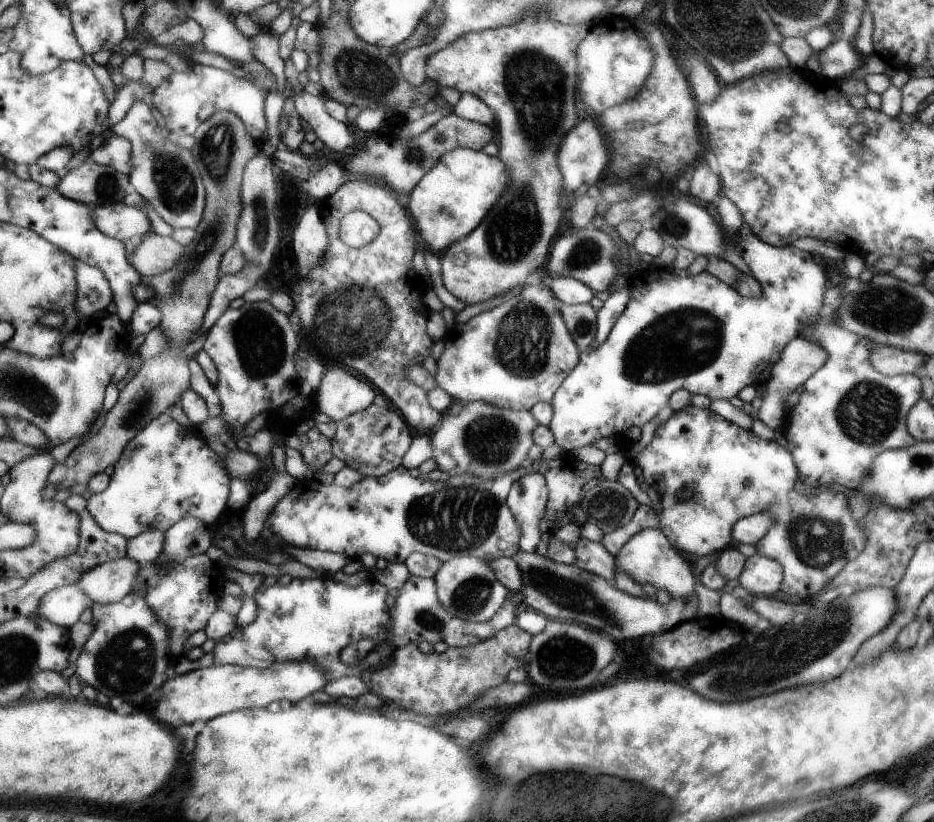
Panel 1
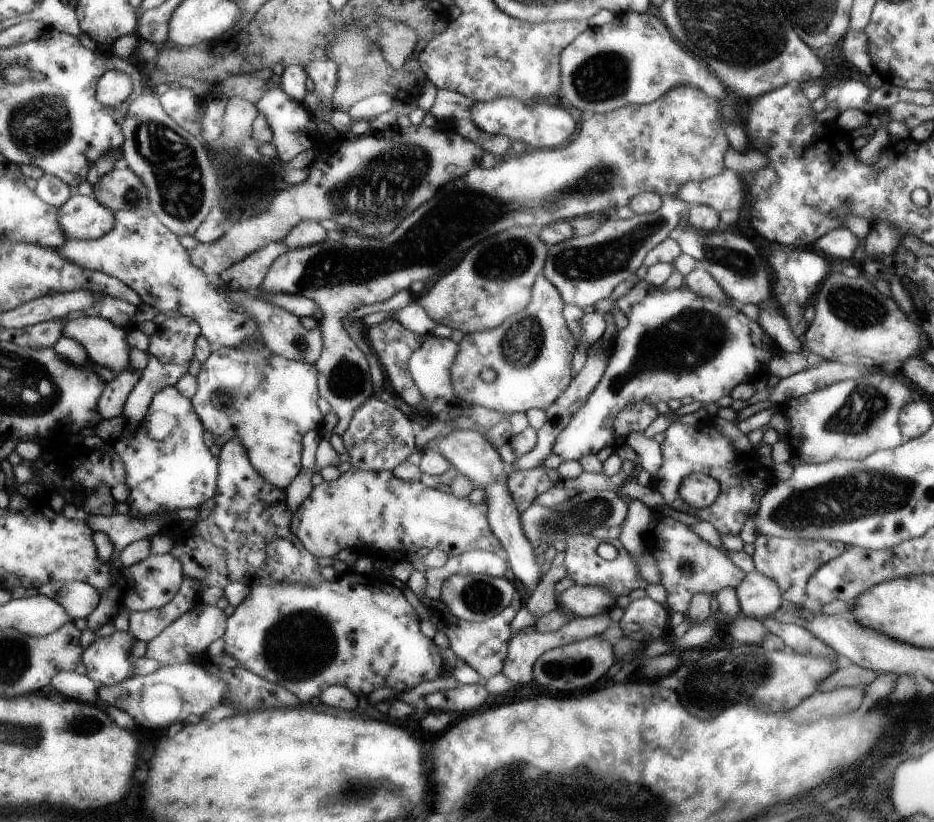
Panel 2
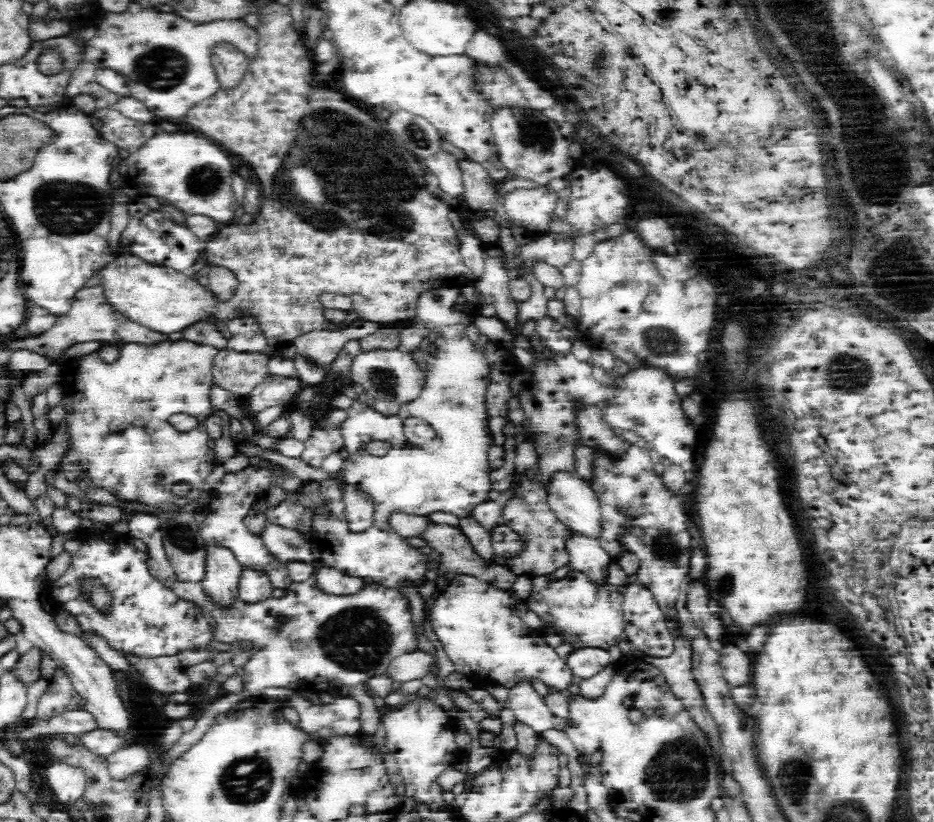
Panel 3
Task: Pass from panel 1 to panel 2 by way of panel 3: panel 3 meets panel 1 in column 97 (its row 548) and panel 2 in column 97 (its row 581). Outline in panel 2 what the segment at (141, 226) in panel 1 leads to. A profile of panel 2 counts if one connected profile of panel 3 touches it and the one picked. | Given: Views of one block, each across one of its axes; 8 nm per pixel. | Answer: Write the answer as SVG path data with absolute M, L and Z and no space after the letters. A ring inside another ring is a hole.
M73 196L61 208L61 224L73 240L99 240L117 226L117 214L91 196Z

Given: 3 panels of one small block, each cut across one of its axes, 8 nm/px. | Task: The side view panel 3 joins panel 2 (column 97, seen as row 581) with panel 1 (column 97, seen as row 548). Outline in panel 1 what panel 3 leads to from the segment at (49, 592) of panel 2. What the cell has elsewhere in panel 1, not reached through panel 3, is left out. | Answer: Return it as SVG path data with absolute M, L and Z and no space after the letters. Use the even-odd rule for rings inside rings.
M119 558L91 570L75 584L91 598L93 604L111 606L133 592L133 584L137 582L141 568L145 566L133 558Z

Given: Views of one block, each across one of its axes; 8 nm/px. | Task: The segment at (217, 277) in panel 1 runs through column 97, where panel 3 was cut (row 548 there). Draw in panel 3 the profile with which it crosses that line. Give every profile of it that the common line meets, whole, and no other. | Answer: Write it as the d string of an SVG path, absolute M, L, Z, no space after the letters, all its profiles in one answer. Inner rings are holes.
M430 522L430 526L428 526L426 532L422 534L422 540L424 540L430 548L434 548L434 550L440 554L438 578L444 580L444 578L446 578L448 574L452 574L452 572L456 572L458 576L468 574L468 576L480 578L480 580L484 580L484 582L488 582L488 584L492 584L492 586L498 586L498 588L502 588L502 590L512 592L514 580L518 578L518 576L514 574L514 570L510 570L508 566L498 566L494 560L488 562L486 558L482 558L482 556L474 550L474 546L470 544L470 540L466 538L466 534L464 534L460 528L454 528L454 526L450 526L450 524L432 524L432 522Z

